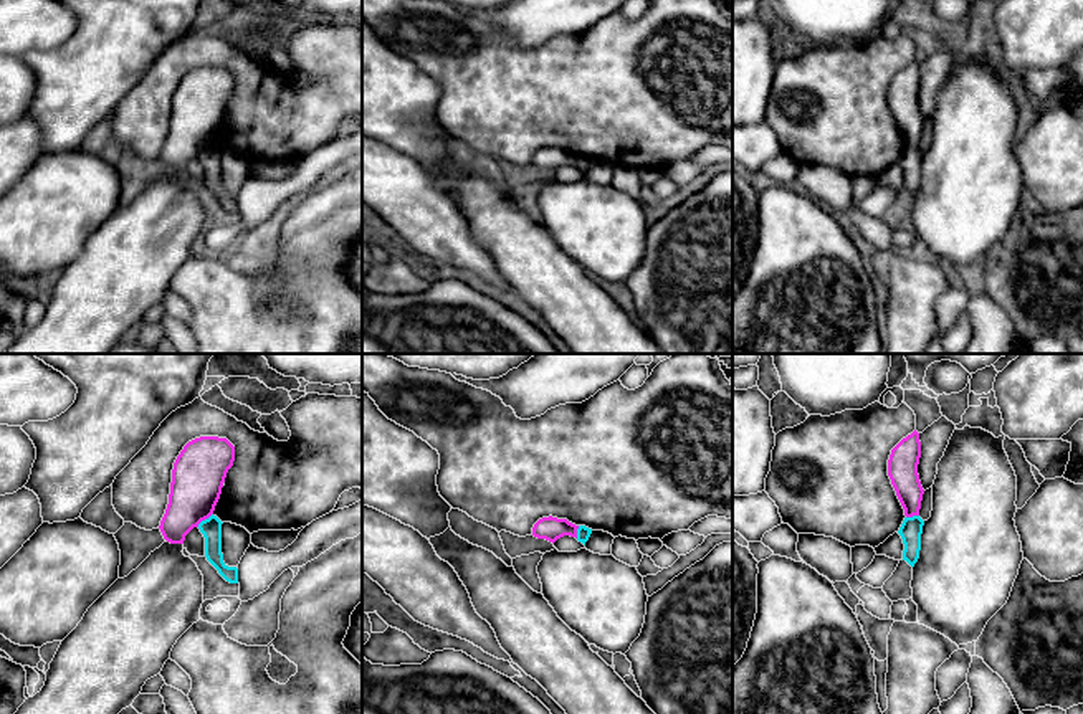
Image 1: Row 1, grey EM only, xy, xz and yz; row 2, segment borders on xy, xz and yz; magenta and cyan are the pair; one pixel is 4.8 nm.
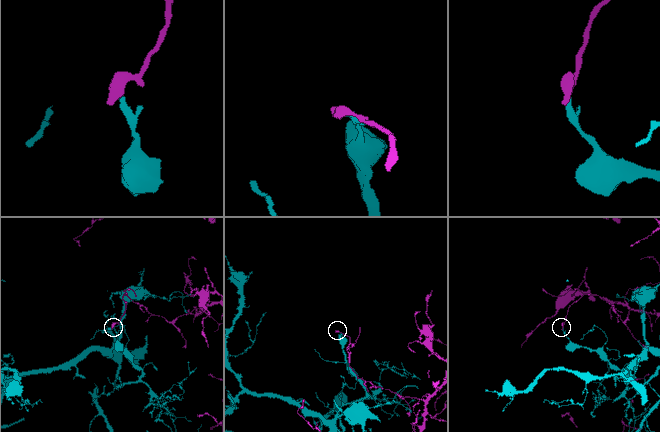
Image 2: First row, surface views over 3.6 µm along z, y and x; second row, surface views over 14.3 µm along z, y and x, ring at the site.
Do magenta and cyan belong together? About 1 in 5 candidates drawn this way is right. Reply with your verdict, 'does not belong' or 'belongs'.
does not belong

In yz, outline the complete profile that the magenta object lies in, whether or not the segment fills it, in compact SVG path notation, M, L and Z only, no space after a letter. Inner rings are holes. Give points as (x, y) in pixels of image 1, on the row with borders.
M914 430L891 450L888 459L888 476L906 517L919 516L921 509L924 489L918 474L919 458L921 441Z

